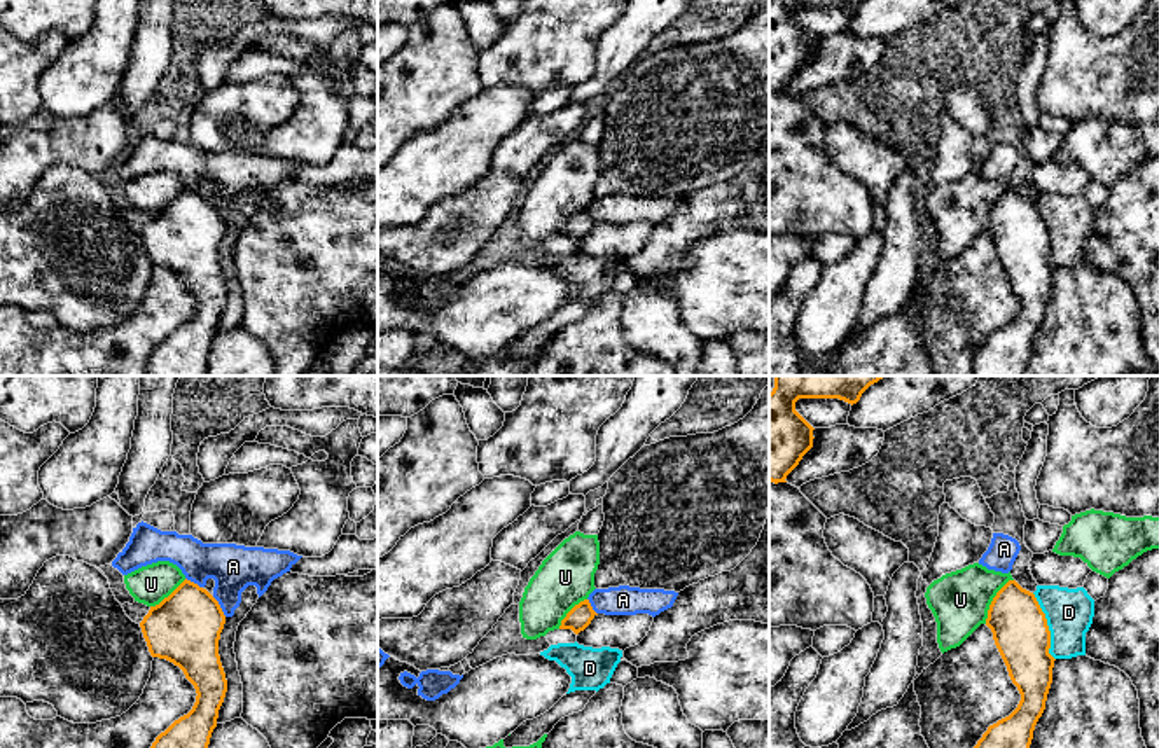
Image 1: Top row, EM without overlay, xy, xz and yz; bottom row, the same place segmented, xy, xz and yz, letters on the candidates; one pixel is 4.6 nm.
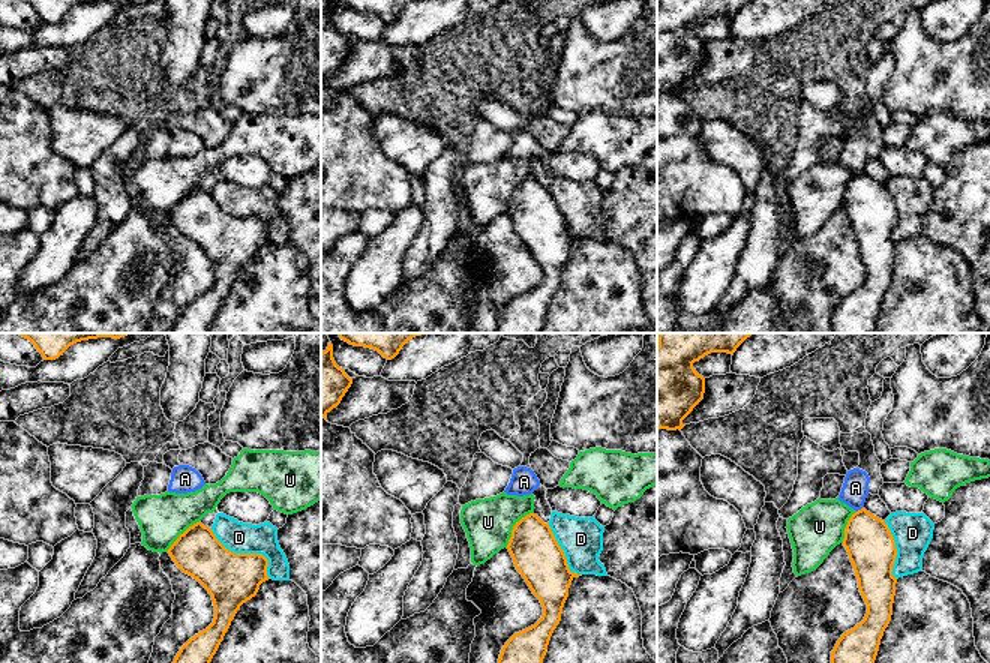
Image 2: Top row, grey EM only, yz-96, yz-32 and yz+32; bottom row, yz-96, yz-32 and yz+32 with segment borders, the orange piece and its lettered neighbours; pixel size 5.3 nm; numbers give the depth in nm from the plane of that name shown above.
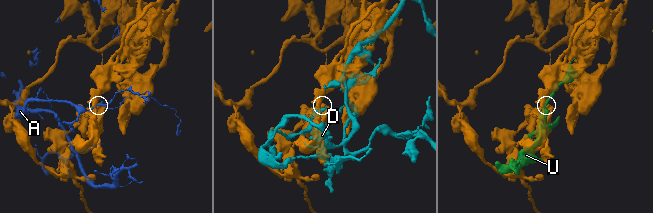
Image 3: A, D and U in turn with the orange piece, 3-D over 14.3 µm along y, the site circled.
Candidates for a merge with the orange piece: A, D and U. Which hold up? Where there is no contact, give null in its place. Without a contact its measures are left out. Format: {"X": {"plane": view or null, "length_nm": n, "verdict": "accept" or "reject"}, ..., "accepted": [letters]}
{"A": {"plane": "xy", "length_nm": 120, "verdict": "reject"}, "D": {"plane": "yz", "length_nm": 320, "verdict": "reject"}, "U": {"plane": "yz", "length_nm": 240, "verdict": "accept"}, "accepted": ["U"]}

